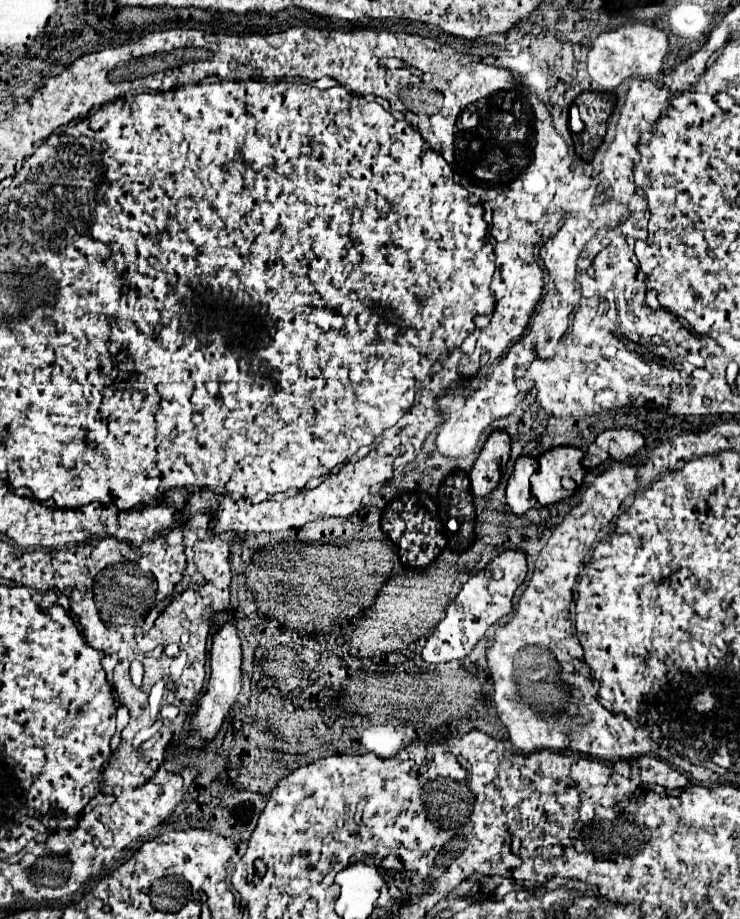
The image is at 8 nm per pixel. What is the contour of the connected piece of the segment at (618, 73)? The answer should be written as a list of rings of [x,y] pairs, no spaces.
[[[645,24],[621,26],[599,34],[593,40],[593,48],[587,58],[589,76],[605,90],[615,90],[623,80],[631,78],[653,78],[663,70],[665,56],[669,54],[669,38],[659,28],[649,28]]]

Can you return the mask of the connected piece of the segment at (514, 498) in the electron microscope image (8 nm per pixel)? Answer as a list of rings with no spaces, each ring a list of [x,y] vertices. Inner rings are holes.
[[[523,456],[515,462],[515,470],[507,482],[507,506],[515,516],[523,516],[527,510],[531,510],[531,506],[537,506],[529,484],[529,478],[537,472],[537,466],[539,462],[529,456]]]

